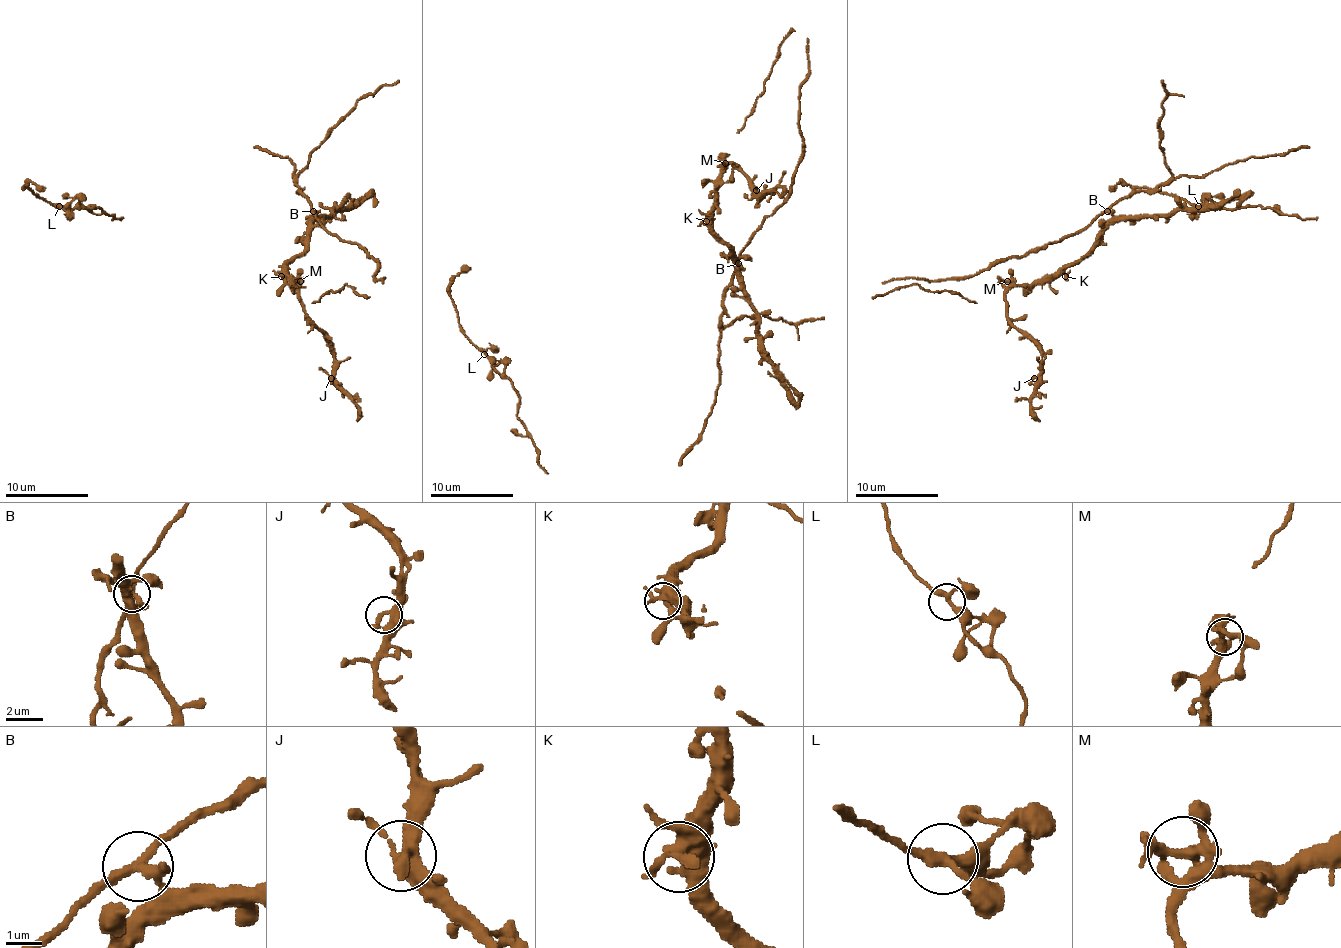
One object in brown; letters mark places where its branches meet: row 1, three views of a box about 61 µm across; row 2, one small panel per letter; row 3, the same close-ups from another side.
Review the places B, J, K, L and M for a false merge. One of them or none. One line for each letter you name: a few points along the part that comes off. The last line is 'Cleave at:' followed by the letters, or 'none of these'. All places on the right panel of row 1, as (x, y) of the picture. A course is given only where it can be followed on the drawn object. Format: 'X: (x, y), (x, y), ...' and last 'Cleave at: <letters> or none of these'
Cleave at: B

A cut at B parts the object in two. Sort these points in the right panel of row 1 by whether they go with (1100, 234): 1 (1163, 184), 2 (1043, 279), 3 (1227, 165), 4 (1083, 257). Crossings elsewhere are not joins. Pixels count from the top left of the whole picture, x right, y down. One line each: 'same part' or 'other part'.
1: other part
2: same part
3: other part
4: same part

